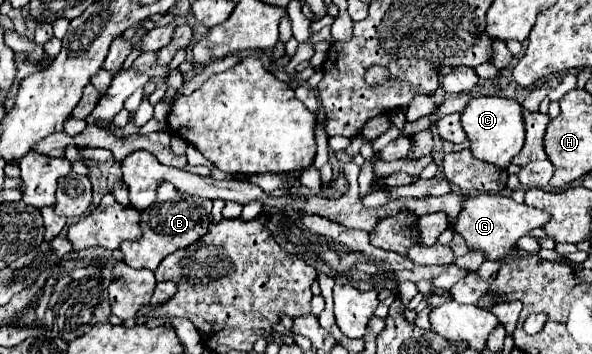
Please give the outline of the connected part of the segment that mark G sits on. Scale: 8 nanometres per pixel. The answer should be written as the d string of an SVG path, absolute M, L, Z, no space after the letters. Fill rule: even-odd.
M477 194L463 196L461 212L455 218L449 218L449 228L461 234L467 240L469 252L481 252L487 260L501 260L515 248L515 242L525 236L531 228L543 226L549 216L543 210L531 208L527 204L517 204L501 194Z

